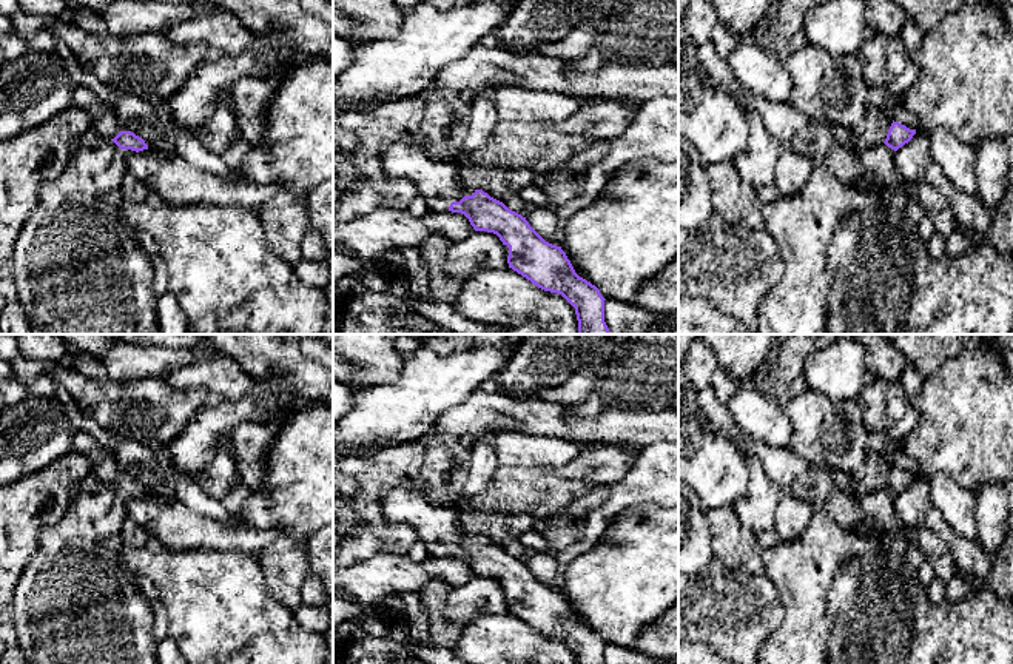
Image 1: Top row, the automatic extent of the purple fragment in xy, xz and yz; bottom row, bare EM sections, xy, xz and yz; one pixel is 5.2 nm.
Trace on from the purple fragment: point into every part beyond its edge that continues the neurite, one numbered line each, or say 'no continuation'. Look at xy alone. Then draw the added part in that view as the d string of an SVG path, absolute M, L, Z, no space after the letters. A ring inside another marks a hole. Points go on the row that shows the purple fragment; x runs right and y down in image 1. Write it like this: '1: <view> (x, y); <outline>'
1: xy (79, 268); M88 129L62 174L40 186L37 206L12 251L29 334L163 334L153 291L153 260L122 213L122 179L131 153Z

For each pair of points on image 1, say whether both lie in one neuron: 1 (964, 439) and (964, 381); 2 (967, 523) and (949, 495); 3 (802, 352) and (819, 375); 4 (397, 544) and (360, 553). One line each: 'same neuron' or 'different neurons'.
1: same neuron
2: same neuron
3: different neurons
4: same neuron

